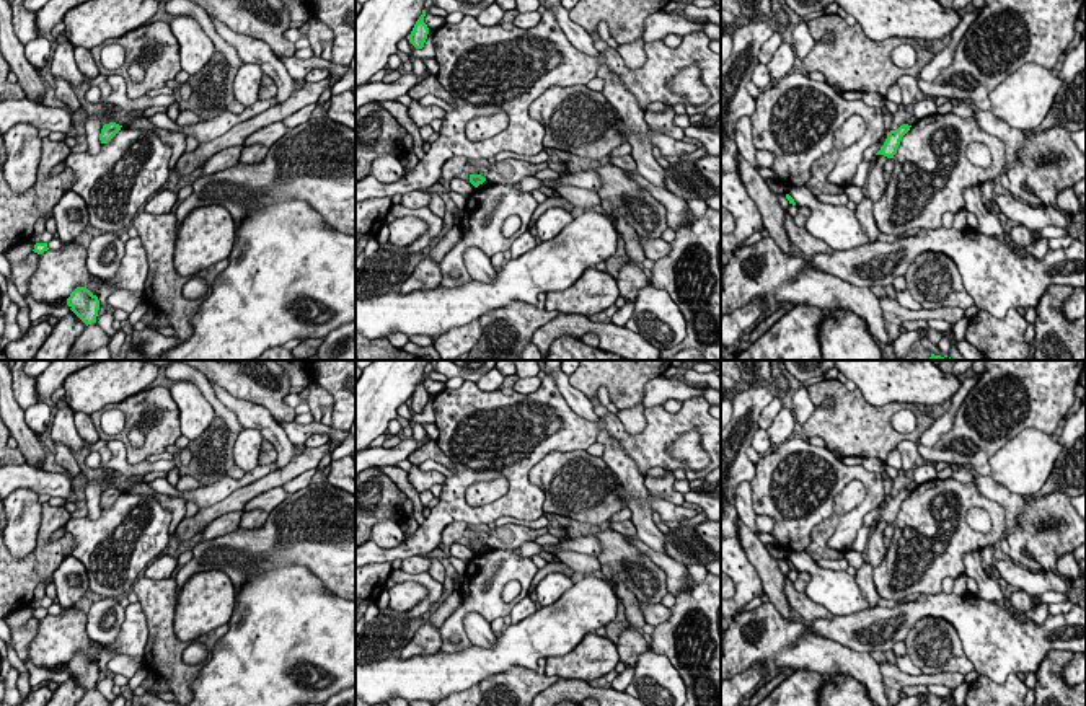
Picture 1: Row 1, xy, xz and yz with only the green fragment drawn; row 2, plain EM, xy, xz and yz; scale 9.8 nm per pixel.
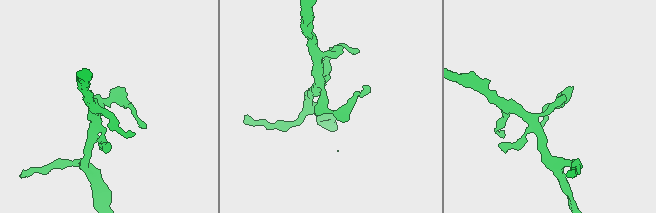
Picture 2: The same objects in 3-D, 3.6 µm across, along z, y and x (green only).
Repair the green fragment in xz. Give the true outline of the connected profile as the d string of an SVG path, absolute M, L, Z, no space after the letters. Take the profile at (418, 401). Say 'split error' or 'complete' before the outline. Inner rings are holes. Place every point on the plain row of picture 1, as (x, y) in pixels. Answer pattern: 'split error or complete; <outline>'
complete; M422 375L422 380L419 382L419 385L416 386L411 399L409 399L409 408L416 413L416 414L422 414L424 408L427 404L429 399L429 393L424 388L424 382L426 382L426 375Z

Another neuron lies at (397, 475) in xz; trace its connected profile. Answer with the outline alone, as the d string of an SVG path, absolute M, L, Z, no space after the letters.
M380 466L382 473L385 473L413 502L413 515L421 525L426 517L422 515L424 505L421 504L419 492L414 489L414 486L408 481L408 471L398 468L398 466Z

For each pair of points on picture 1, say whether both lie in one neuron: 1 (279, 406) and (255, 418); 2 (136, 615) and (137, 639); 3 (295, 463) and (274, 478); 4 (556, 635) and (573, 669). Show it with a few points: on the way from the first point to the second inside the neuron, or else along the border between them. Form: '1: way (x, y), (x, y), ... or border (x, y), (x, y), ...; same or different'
1: border (233, 397), (261, 405), (278, 424); different
2: way (136, 622), (136, 633); same
3: way (291, 468), (279, 478); same
4: border (589, 633), (568, 653), (547, 659); different

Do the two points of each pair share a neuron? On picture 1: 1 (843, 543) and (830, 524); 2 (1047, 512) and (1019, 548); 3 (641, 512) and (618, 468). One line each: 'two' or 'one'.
1: two
2: one
3: one

